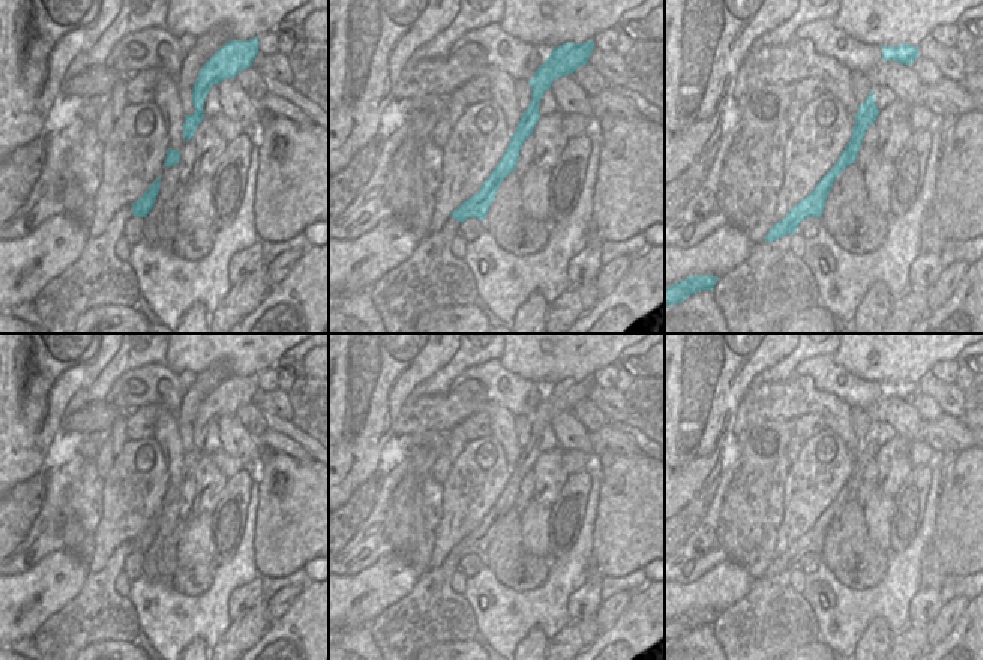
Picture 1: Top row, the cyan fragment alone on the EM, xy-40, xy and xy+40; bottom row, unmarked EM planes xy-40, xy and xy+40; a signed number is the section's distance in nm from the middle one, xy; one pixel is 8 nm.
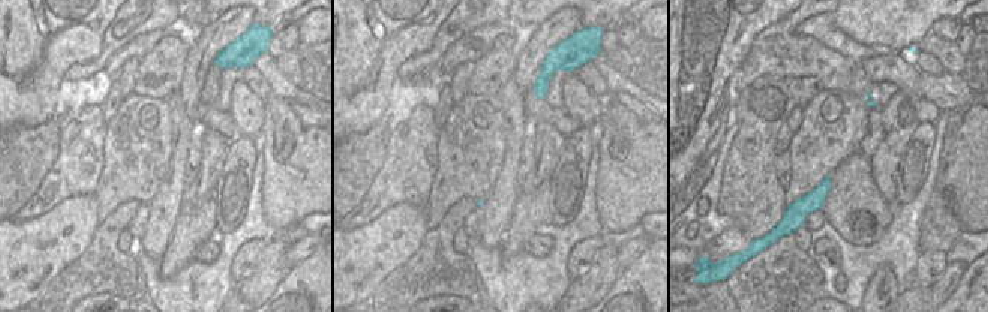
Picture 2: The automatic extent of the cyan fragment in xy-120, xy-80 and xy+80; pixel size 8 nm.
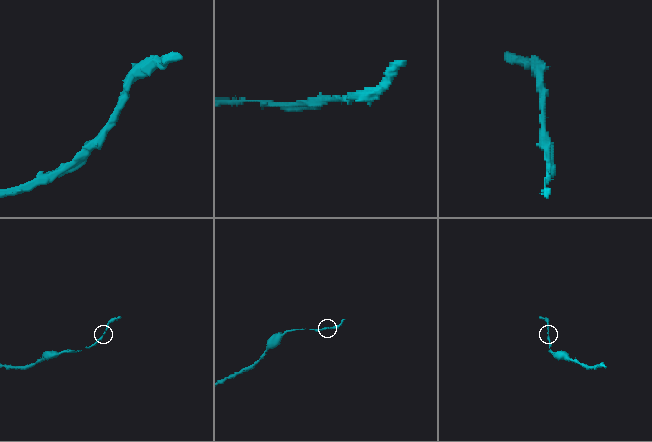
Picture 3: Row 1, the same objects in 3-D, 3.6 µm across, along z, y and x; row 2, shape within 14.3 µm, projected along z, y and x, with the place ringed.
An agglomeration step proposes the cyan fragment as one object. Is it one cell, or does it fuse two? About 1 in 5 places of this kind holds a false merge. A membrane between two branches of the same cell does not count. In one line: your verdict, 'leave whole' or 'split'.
leave whole

